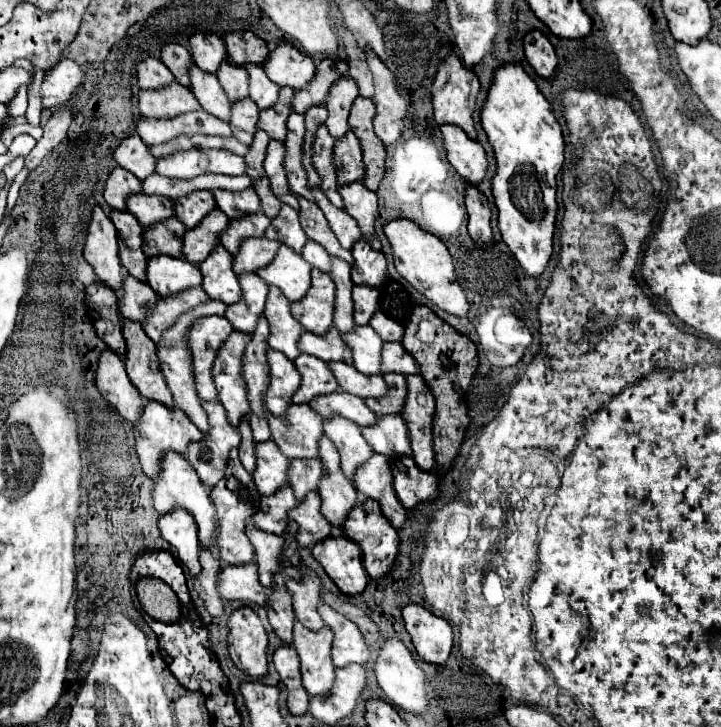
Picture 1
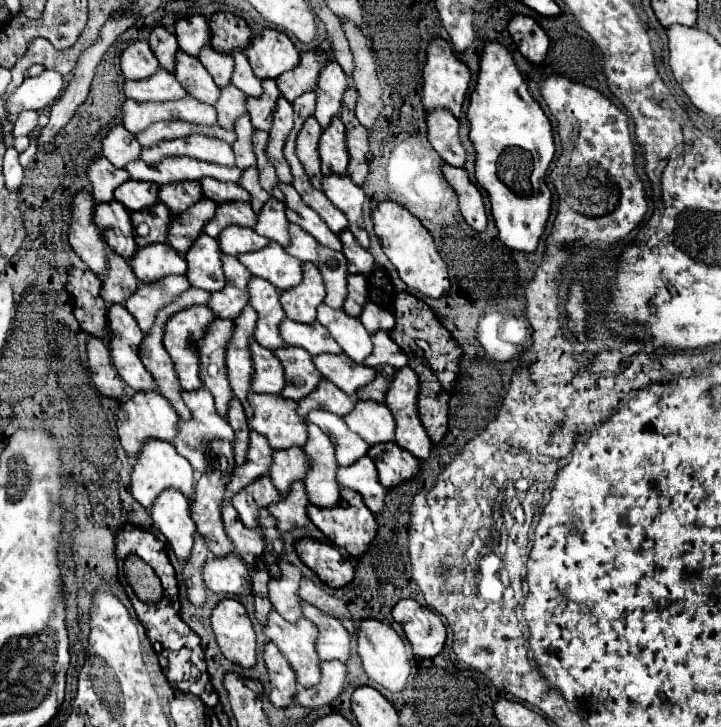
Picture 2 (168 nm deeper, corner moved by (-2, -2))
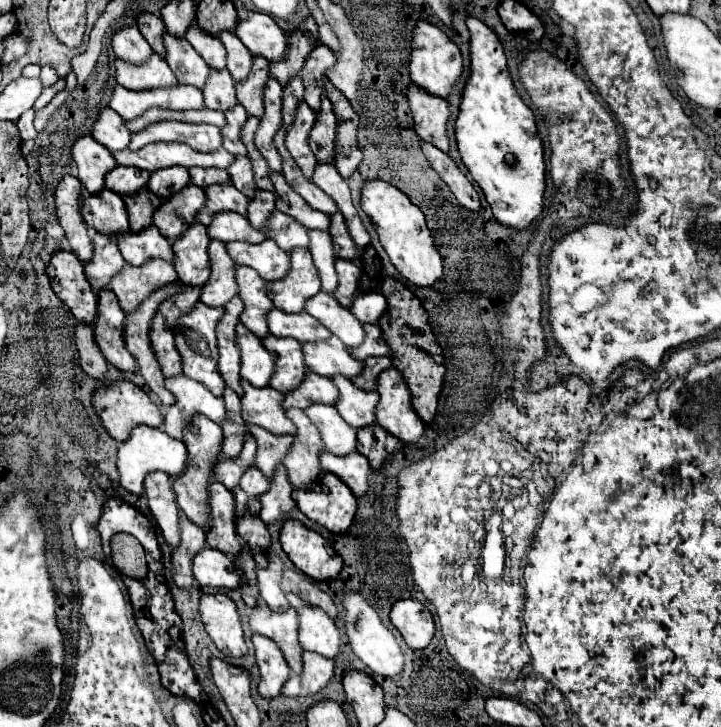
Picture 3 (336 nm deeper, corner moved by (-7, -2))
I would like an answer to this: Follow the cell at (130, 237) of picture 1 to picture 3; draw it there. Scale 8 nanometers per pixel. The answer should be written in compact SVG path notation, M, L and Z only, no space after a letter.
M104 189L98 195L86 195L82 203L82 217L88 227L102 235L116 237L130 231L126 205L122 197L110 189Z

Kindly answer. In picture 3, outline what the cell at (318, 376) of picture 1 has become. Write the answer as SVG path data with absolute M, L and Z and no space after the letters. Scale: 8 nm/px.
M272 335L272 337L262 339L262 343L276 359L276 371L274 371L274 379L270 381L270 387L274 387L280 393L294 391L304 381L306 371L308 371L300 341L278 339Z

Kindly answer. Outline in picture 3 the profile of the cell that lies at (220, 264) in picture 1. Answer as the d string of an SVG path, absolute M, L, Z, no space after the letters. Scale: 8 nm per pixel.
M194 223L188 231L174 241L172 249L176 255L174 267L178 269L178 279L184 285L202 287L210 279L210 257L208 257L210 237L202 223Z

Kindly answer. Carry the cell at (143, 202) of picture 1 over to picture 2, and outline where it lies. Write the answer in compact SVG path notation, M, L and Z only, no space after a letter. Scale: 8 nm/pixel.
M129 179L123 185L119 185L113 195L129 211L141 211L141 209L157 203L157 191L159 191L159 187L155 183Z

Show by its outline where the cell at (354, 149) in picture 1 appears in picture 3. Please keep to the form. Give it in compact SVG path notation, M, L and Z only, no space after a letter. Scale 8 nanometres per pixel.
M322 97L322 109L316 115L316 125L310 133L310 147L318 163L334 163L334 139L338 131L338 121L332 111L330 99Z

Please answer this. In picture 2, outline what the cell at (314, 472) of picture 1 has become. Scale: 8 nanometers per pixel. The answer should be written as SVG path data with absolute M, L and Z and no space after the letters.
M289 447L281 451L273 451L273 463L269 469L269 477L279 493L289 493L293 481L301 481L307 471L307 457L303 449Z

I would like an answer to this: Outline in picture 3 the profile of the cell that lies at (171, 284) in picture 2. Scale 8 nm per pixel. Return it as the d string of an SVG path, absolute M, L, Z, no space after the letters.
M152 259L142 267L126 265L124 271L112 279L110 289L116 293L122 309L126 313L136 311L138 305L156 289L178 281L178 273L172 263L162 259Z

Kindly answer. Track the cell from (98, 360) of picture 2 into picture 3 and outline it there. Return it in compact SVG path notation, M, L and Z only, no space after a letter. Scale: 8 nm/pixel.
M84 323L76 325L76 347L80 353L80 365L86 371L86 375L102 381L108 373L108 363L102 351L96 347L98 343L92 331L94 329L90 325L84 325Z

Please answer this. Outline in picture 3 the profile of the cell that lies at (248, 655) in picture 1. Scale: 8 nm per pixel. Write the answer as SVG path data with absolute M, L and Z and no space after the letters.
M202 595L200 617L206 633L212 637L212 641L224 655L244 657L248 653L236 603L228 595Z

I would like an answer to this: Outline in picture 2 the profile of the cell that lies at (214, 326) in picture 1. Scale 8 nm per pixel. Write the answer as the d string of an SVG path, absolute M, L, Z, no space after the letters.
M191 305L179 313L175 313L165 323L163 345L173 359L177 379L185 391L195 391L201 385L197 375L197 339L205 333L207 323L213 321L213 311L207 305Z

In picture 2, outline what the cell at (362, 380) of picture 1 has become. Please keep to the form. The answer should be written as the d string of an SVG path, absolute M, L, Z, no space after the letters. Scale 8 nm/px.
M323 353L323 355L313 357L313 363L327 381L337 385L349 397L355 397L357 389L367 385L369 381L373 381L373 375L375 375L375 369L355 363L345 353L341 353L341 355Z

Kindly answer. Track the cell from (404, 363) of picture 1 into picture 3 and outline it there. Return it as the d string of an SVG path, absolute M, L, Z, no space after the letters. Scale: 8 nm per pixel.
M364 325L364 329L366 329L364 343L356 349L348 349L350 355L354 355L354 359L358 359L358 361L364 361L368 357L382 357L382 355L390 357L392 353L390 353L390 349L386 347L386 341L380 335L382 333L380 327L378 325Z

